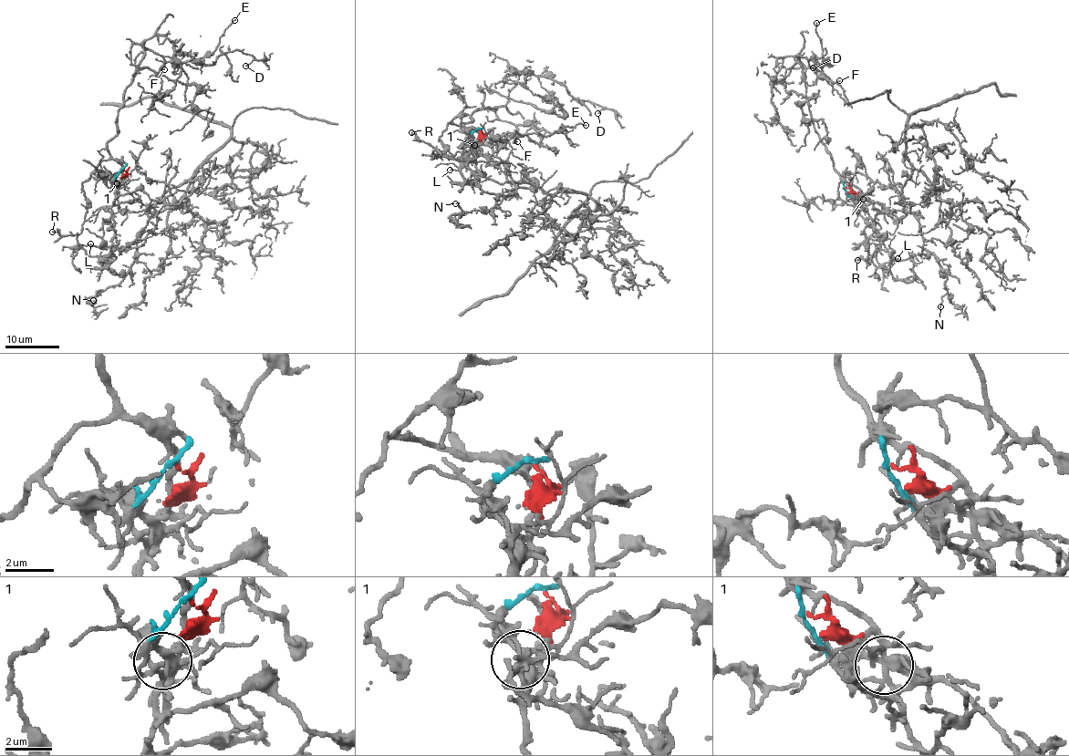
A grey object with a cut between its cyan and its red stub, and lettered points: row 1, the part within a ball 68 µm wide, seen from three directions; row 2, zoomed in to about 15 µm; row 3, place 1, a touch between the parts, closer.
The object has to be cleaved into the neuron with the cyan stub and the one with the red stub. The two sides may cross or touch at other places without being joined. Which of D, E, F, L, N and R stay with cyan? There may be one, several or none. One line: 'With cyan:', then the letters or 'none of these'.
With cyan: L, N

